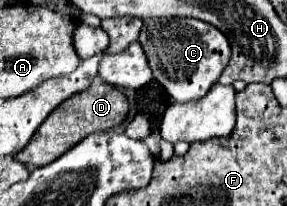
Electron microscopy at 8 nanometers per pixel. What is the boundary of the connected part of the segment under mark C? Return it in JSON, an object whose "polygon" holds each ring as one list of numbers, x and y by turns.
{"polygon":[[151,18,143,22,139,42,145,50,153,78,167,90,173,102,195,102,219,80,229,62,231,46,223,32,195,18]]}

